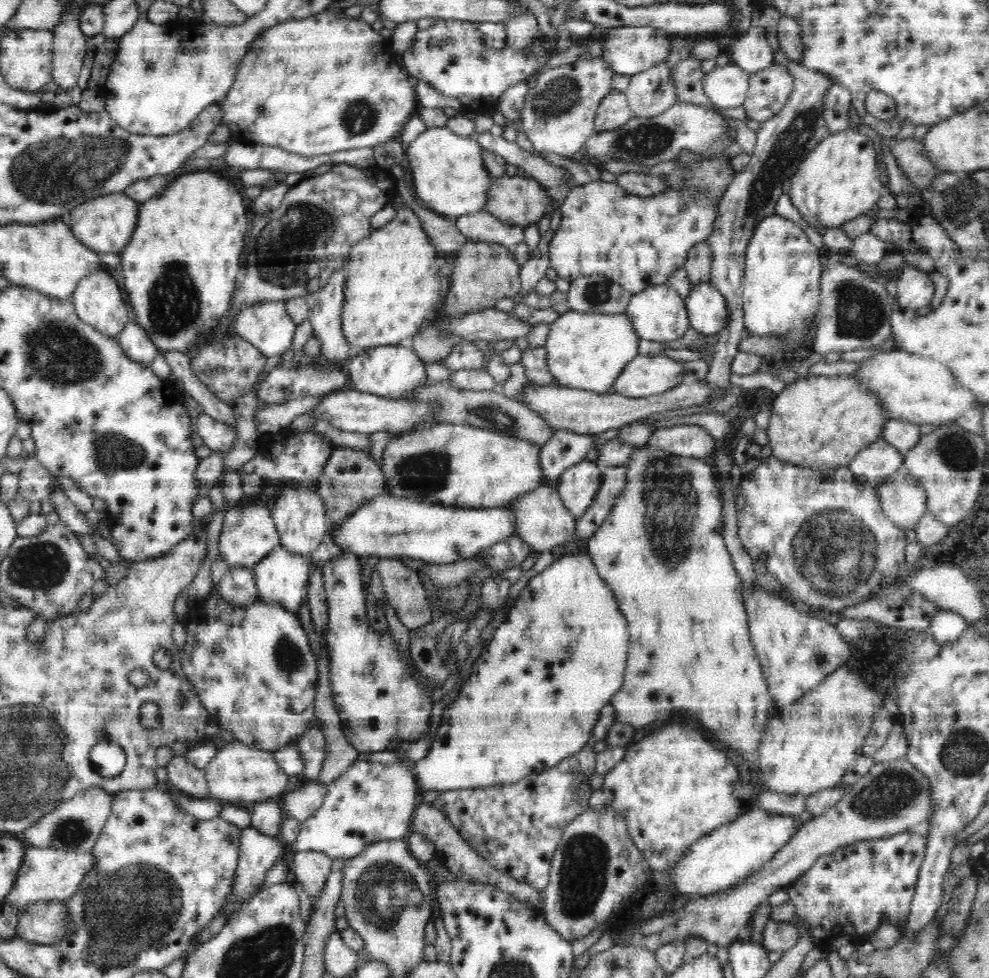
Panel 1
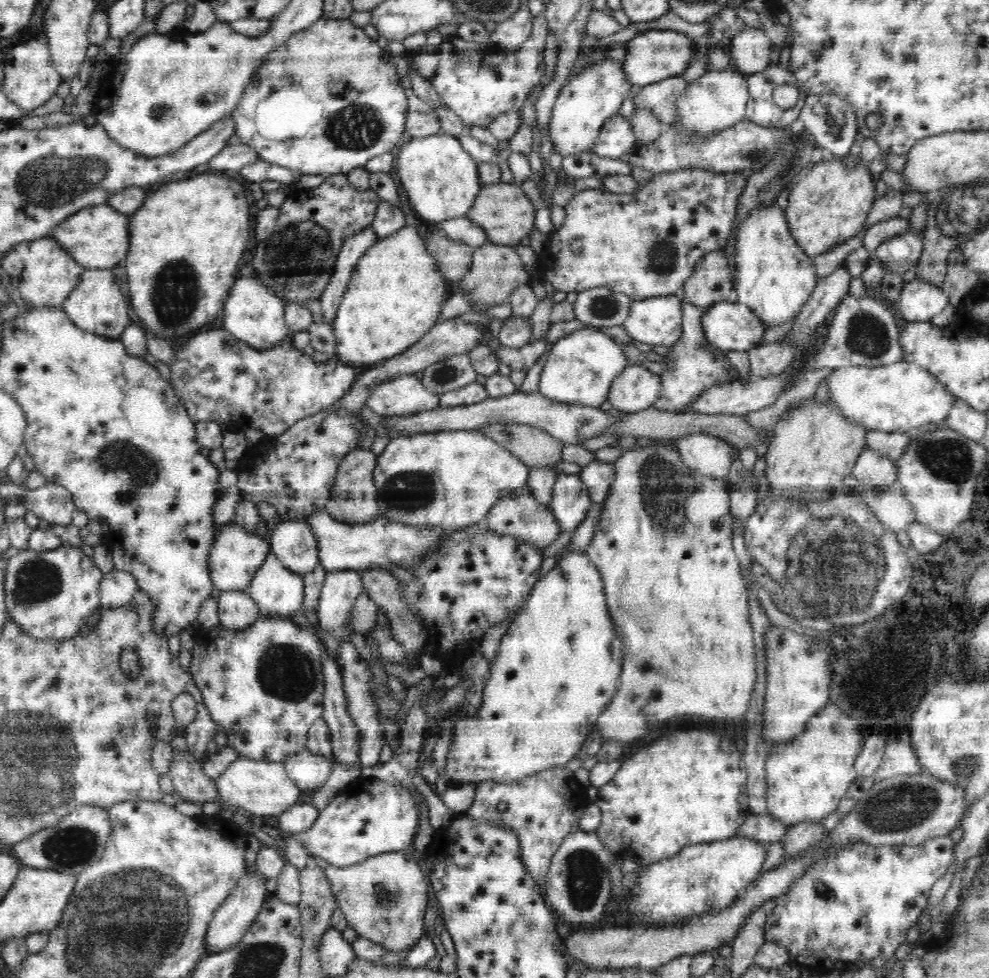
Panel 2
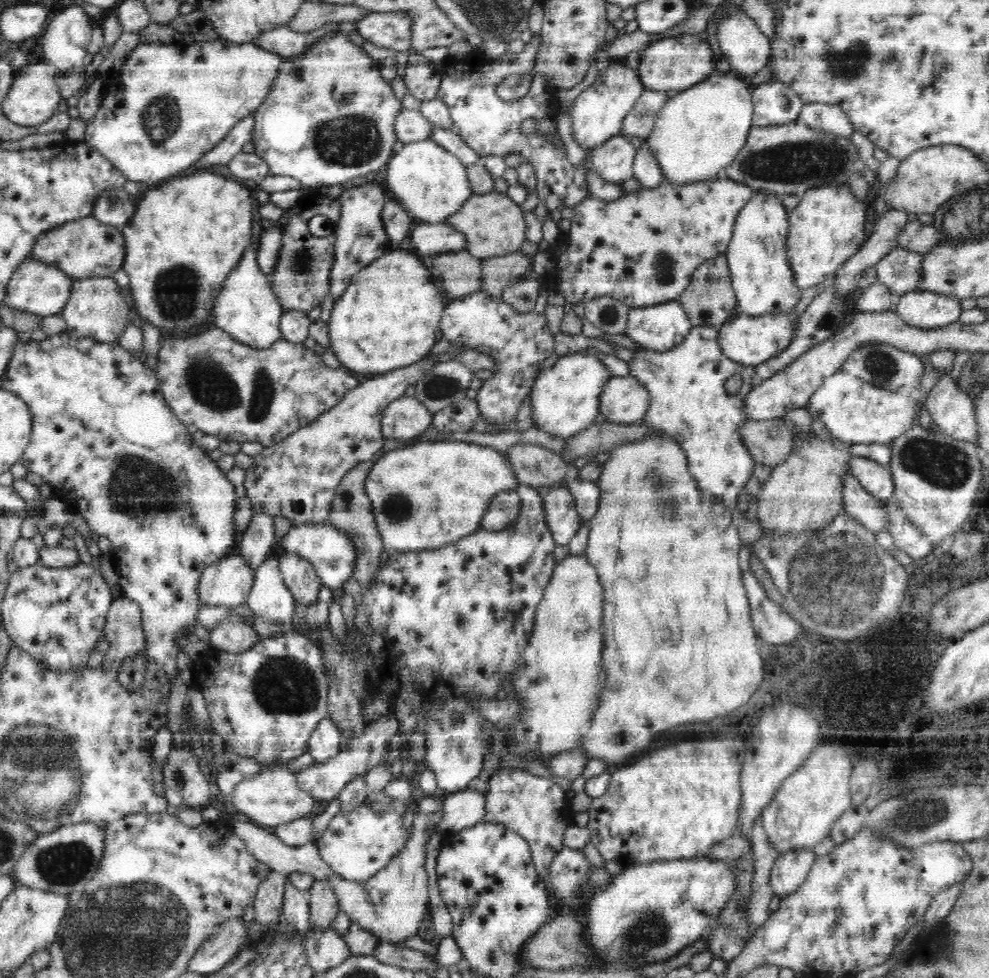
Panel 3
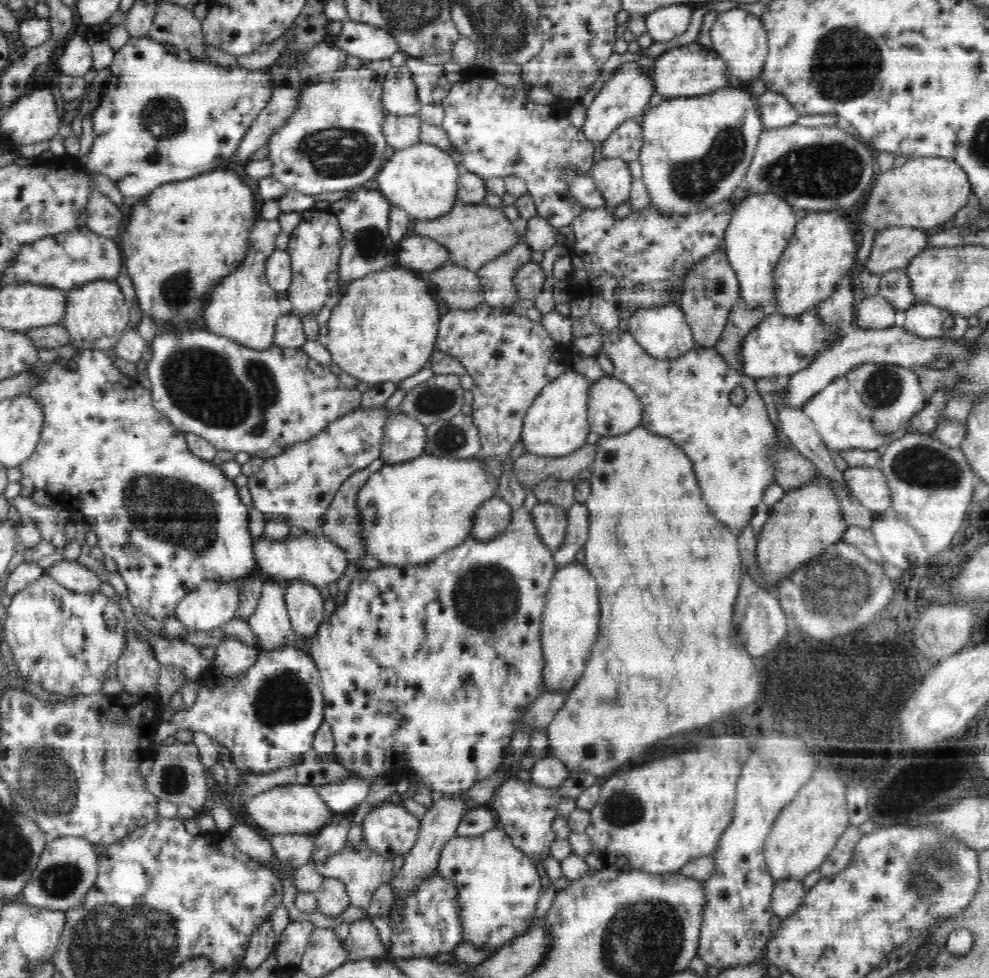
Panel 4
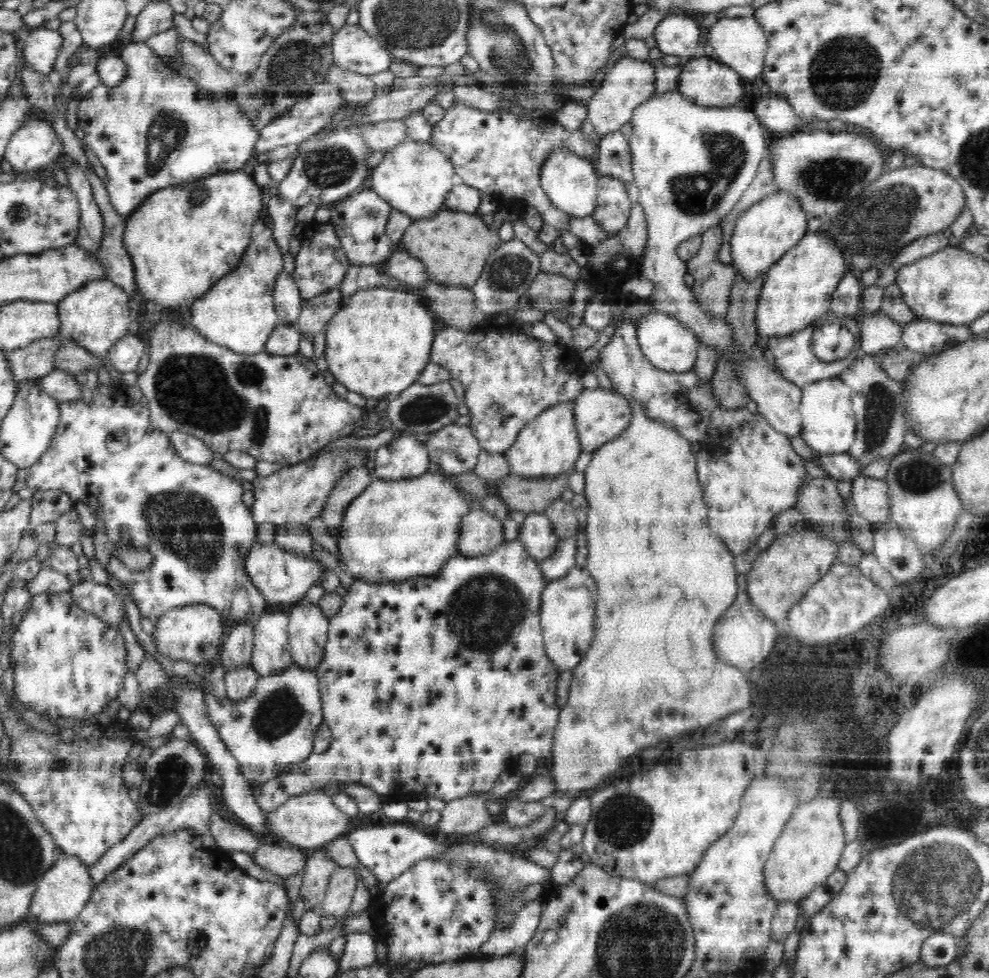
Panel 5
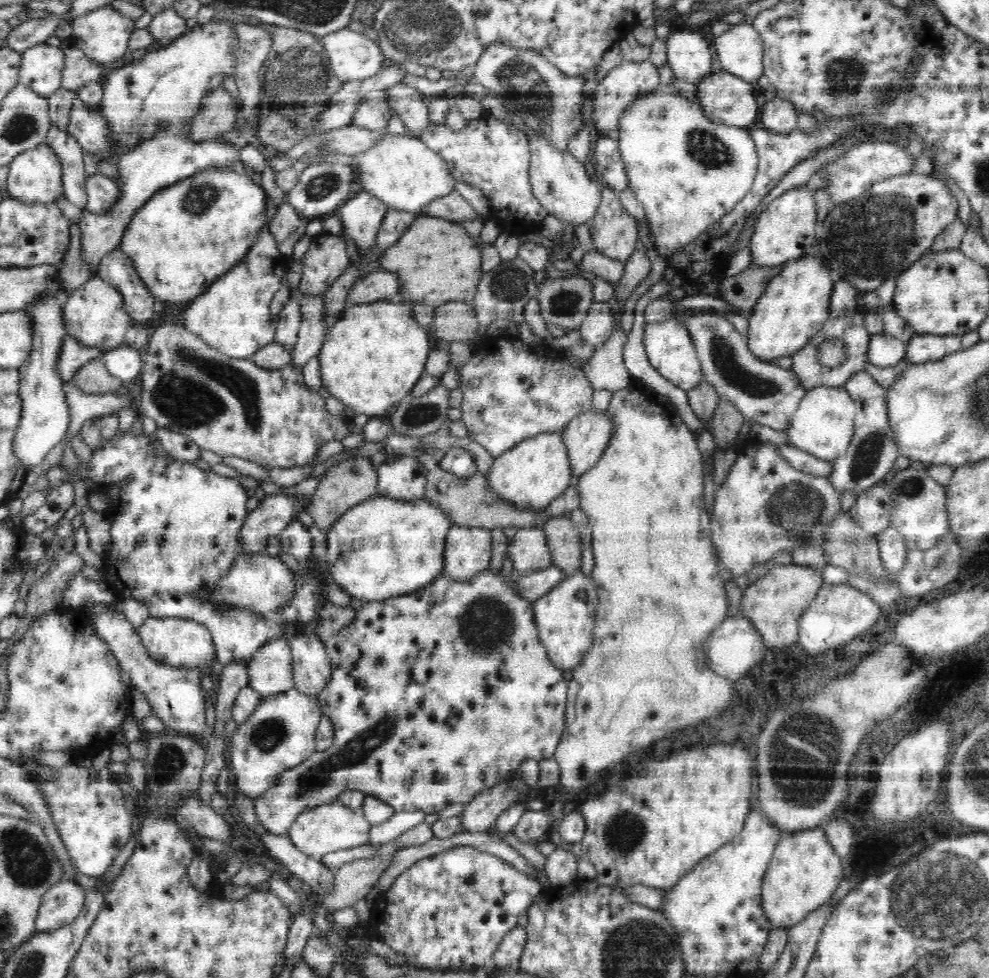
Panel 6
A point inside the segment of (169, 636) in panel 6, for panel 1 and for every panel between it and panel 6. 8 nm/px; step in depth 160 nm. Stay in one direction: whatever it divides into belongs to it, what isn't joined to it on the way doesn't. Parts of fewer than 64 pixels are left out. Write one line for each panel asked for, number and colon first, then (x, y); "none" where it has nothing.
1: (248, 533)
2: (236, 554)
3: (227, 582)
4: (212, 604)
5: (195, 633)

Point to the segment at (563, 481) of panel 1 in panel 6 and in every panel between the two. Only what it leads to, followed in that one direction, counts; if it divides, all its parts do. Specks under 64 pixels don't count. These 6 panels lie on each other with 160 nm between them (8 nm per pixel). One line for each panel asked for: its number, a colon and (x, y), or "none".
2: (570, 500)
3: (562, 517)
4: (551, 520)
5: (536, 532)
6: (529, 551)

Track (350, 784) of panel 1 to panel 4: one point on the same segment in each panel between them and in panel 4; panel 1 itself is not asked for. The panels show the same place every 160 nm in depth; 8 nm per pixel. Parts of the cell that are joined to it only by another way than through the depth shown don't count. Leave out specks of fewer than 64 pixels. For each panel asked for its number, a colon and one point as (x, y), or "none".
2: (366, 818)
3: (355, 845)
4: (362, 871)

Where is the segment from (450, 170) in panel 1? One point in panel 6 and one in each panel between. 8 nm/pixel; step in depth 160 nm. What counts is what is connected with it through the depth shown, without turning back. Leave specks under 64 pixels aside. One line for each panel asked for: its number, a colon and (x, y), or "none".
2: (440, 178)
3: (425, 178)
4: (422, 179)
5: (414, 177)
6: (402, 171)

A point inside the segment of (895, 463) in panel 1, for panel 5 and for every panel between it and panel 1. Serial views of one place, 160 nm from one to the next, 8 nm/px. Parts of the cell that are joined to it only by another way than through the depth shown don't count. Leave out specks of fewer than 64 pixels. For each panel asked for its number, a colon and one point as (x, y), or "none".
2: (874, 470)
3: (876, 479)
4: (869, 485)
5: (870, 496)

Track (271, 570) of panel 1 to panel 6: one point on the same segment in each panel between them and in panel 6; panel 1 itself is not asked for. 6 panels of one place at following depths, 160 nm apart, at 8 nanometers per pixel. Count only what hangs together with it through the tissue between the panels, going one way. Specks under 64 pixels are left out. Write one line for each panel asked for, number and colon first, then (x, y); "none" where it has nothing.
2: (276, 590)
3: (270, 597)
4: (270, 622)
5: (271, 643)
6: (270, 670)

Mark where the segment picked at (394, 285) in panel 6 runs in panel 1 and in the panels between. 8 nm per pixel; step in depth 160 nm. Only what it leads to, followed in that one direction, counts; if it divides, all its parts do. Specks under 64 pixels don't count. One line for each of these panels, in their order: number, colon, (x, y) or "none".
1: (482, 226)
2: (461, 229)
3: (426, 239)
4: (417, 253)
5: (409, 270)

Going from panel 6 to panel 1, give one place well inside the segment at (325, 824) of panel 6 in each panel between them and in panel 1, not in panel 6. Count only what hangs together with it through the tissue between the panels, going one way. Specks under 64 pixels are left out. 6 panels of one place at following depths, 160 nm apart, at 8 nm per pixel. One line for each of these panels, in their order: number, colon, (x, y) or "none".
1: (239, 773)
2: (259, 788)
3: (270, 798)
4: (296, 809)
5: (307, 821)

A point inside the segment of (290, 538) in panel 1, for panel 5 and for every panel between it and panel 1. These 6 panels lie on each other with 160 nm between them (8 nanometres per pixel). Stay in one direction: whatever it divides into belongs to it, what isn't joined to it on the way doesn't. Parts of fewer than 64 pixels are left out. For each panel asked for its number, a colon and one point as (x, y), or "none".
2: (292, 541)
3: (302, 580)
4: (305, 606)
5: (308, 628)

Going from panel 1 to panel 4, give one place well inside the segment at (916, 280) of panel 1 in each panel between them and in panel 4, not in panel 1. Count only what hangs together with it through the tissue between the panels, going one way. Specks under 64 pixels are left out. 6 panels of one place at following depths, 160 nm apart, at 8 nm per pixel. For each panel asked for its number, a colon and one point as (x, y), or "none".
2: (920, 301)
3: (923, 309)
4: (925, 320)

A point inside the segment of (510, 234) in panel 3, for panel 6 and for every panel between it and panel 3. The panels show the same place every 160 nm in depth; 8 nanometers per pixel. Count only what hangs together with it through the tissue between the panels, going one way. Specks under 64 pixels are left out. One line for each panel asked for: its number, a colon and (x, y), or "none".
4: (474, 234)
5: (454, 246)
6: (436, 260)

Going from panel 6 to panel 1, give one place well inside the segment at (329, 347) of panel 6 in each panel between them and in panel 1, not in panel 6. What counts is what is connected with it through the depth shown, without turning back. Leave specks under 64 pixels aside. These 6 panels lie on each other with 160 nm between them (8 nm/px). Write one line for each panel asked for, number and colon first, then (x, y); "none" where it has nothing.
1: (393, 283)
2: (395, 295)
3: (387, 318)
4: (384, 329)
5: (379, 343)

